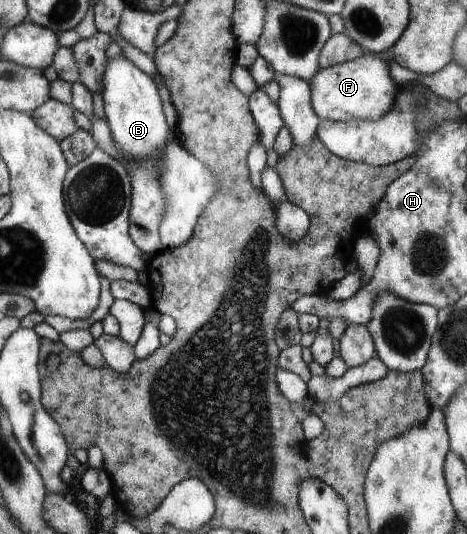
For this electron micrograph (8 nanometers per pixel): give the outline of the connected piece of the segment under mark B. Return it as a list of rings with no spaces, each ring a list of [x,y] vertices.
[[[123,55],[106,58],[101,76],[101,95],[106,118],[113,140],[129,160],[125,169],[131,181],[131,206],[128,218],[129,238],[136,248],[153,257],[162,250],[158,226],[161,220],[163,199],[155,176],[157,152],[166,141],[176,142],[174,129],[168,128],[162,113],[162,104],[153,78],[140,71]]]

